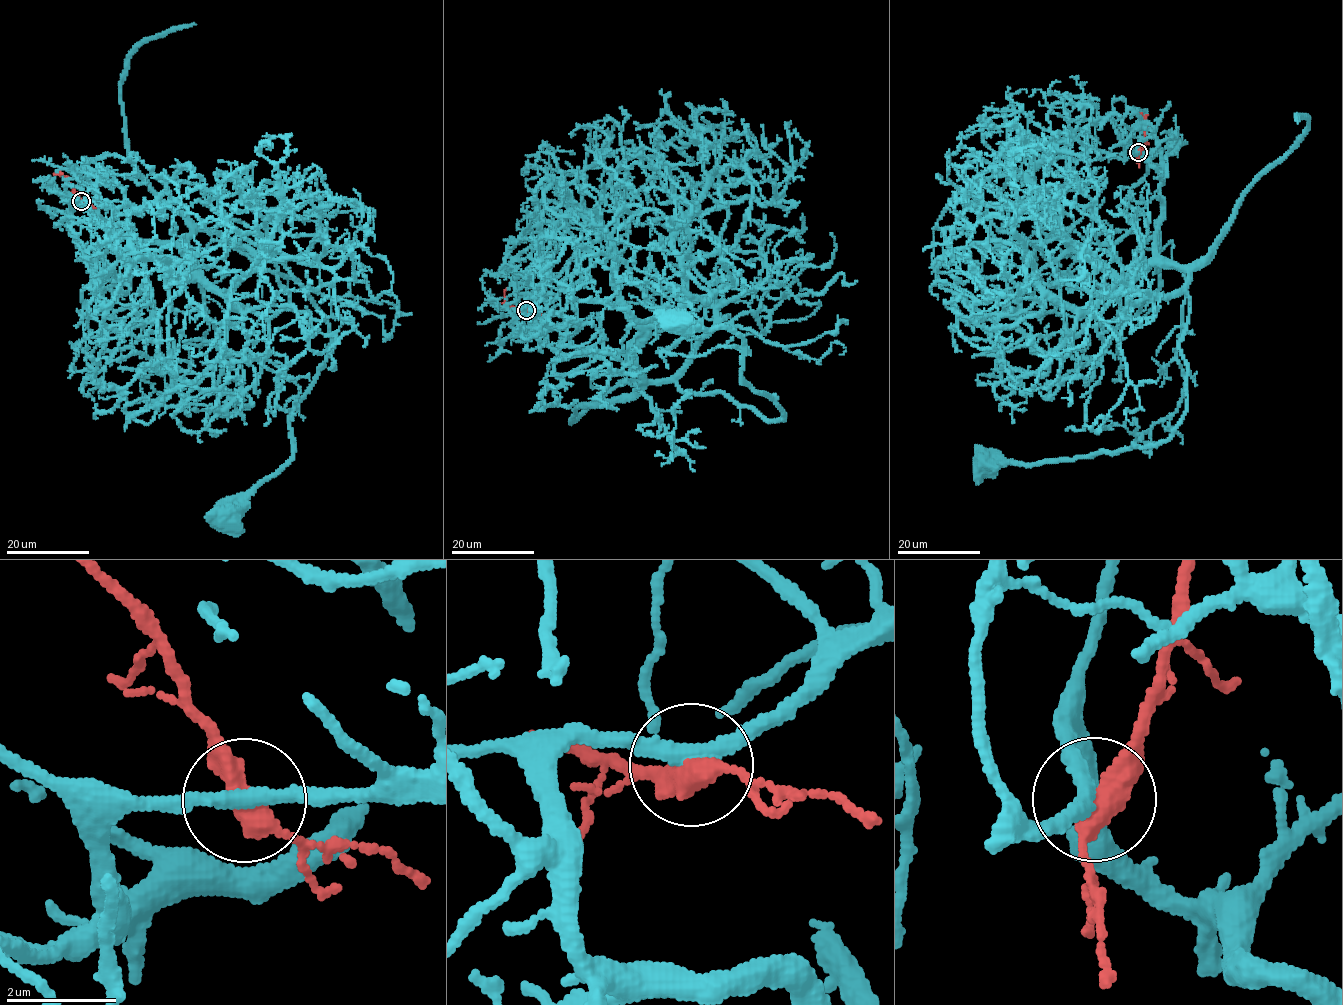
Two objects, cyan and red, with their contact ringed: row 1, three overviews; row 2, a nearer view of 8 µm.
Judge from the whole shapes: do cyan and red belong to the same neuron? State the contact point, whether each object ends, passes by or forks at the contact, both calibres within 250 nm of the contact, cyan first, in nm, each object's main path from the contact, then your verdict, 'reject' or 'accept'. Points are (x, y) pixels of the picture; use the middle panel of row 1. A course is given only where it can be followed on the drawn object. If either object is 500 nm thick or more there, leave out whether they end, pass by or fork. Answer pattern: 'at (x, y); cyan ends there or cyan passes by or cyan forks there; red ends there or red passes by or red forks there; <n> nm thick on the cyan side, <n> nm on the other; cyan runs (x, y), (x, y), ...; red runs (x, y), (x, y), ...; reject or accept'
at (526, 310); cyan passes by; red passes by; 280 nm thick on the cyan side, 420 nm on the other; cyan runs (526, 310), (516, 321), (562, 354), (618, 352), (648, 381), (783, 418), (742, 379), (742, 337), (679, 324); red runs (526, 310), (505, 303), (507, 287); reject

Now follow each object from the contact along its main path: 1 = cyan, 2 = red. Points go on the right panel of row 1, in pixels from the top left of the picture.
1: (1138, 152), (1161, 180), (1156, 250), (1187, 271), (1189, 308), (1179, 342), (1187, 409), (1157, 443), (988, 465)
2: (1138, 152), (1145, 138), (1145, 119), (1133, 112)

